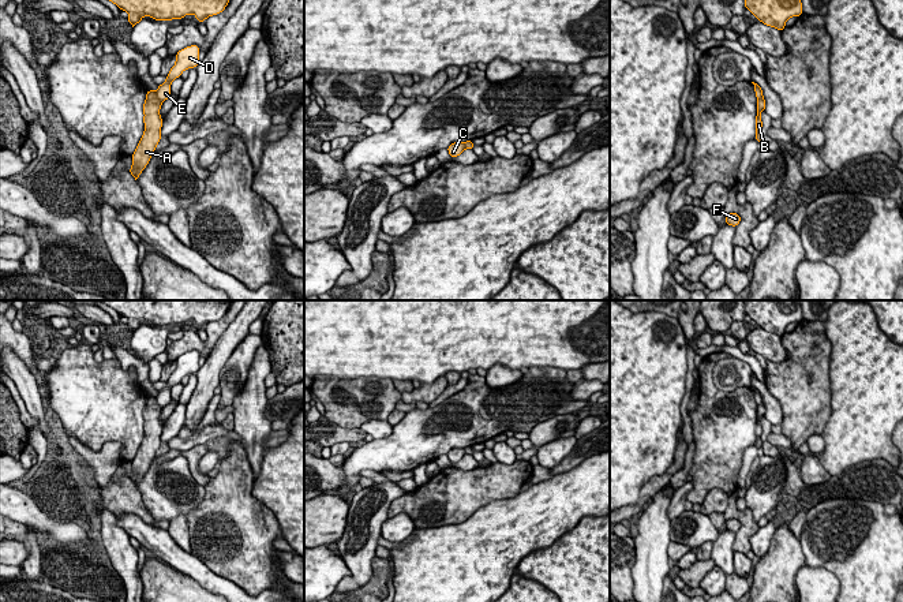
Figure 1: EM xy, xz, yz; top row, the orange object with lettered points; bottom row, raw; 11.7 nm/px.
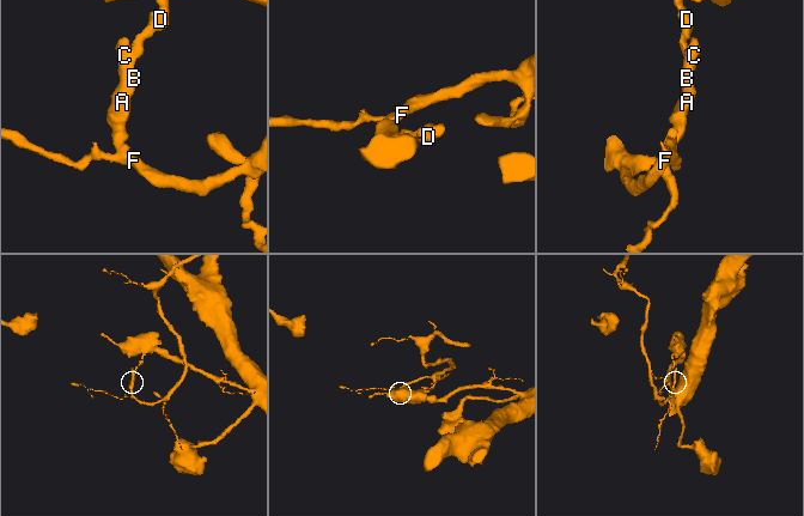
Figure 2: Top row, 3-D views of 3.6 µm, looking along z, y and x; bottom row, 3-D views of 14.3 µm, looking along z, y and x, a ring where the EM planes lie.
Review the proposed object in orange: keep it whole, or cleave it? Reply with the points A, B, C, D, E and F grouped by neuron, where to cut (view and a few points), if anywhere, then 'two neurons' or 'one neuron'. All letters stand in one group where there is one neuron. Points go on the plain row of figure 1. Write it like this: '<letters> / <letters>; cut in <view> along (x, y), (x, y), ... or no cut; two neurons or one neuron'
A B C F / D E; cut in xy along (154, 397), (161, 408); two neurons

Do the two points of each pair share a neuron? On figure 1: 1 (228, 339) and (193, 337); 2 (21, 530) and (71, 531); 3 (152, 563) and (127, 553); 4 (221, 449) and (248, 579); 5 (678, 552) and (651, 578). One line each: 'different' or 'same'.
1: different
2: different
3: different
4: different
5: different

